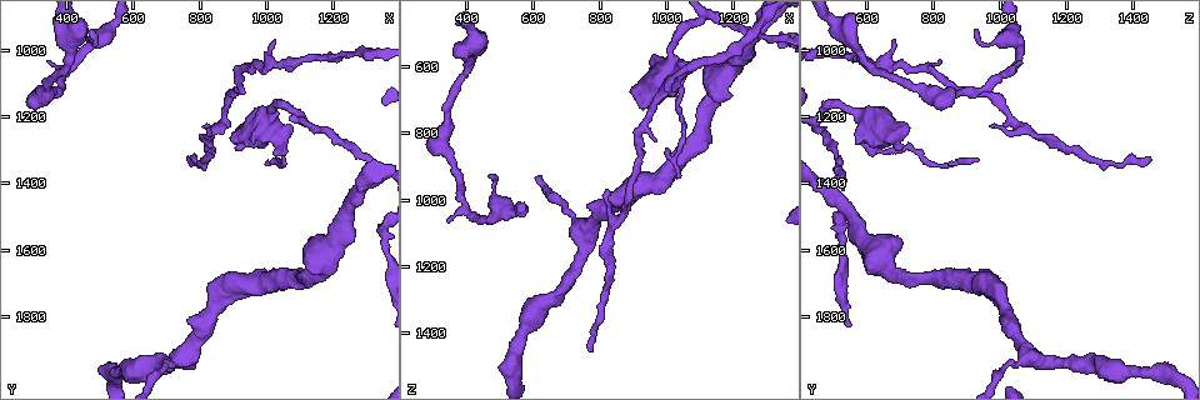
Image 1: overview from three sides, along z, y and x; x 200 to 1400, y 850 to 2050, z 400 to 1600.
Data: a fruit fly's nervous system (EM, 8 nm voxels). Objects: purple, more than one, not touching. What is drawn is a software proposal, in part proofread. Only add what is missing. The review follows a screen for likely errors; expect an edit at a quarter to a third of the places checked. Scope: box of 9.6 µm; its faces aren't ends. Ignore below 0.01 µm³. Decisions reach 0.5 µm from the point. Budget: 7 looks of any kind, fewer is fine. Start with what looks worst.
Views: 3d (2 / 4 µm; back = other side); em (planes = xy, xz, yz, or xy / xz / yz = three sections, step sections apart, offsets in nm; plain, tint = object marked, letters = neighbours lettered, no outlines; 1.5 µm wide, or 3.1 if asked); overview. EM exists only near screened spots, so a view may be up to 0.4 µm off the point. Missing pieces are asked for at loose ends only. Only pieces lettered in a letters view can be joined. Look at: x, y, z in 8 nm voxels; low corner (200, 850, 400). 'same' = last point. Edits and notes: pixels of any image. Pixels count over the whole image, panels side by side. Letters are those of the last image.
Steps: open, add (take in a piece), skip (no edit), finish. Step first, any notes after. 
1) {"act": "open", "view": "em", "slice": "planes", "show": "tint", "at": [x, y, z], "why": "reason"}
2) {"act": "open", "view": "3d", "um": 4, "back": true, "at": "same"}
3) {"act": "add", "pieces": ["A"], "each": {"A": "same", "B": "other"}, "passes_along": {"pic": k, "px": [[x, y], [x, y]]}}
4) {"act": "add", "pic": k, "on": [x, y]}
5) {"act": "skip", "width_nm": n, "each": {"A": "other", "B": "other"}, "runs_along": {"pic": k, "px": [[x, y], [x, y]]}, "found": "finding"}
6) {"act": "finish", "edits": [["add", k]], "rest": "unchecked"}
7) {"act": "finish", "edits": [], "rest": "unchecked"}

{"act": "open", "view": "3d", "um": 4, "at": [760, 1330, 1450], "why": "long arm stops here"}

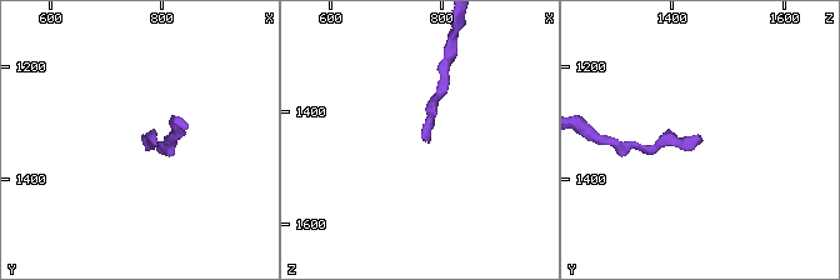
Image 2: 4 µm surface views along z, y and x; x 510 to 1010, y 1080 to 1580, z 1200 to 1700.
{"act": "open", "view": "em", "slice": "planes", "show": "letters", "at": [765, 1330, 1455], "why": "now the EM"}

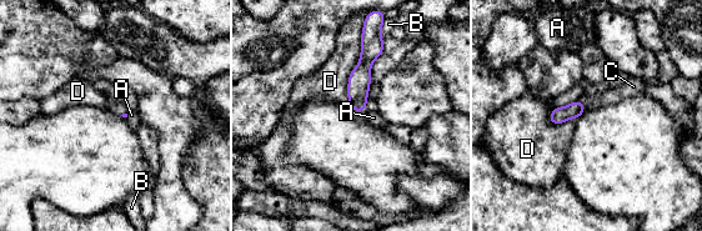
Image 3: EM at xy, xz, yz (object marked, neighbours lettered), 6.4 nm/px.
{"act": "add", "pic": 3, "on": [613, 95], "longest_contact_nm": ["D", 500], "each": {"A": "other", "B": "other", "C": "same", "D": "other"}, "passes_along": {"pic": 3, "px": [[558, 115], [581, 105], [613, 95]]}, "found": "the cell continues"}

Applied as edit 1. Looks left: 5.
{"act": "open", "view": "overview", "why": "redraw"}

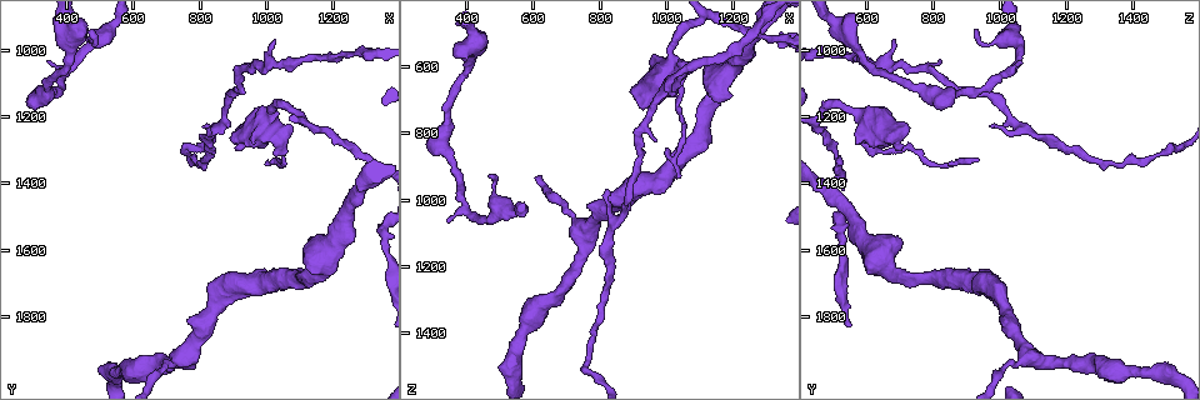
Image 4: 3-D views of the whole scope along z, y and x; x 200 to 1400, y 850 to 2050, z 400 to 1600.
{"act": "open", "view": "em", "slice": "planes", "show": "letters", "at": [910, 1310, 700], "why": "branch stops here"}

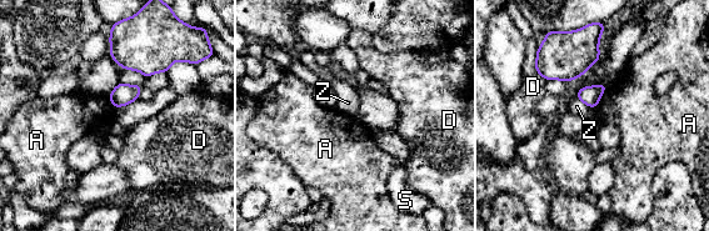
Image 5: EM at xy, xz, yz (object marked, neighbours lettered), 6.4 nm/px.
{"act": "skip", "each": {"A": "other", "D": "other", "S": "other", "Z": "other"}, "border": {"pic": 5, "px": [[608, 86], [594, 108]]}, "found": "no lettered piece goes on from it"}

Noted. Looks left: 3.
{"act": "open", "view": "em", "slice": "planes", "show": "letters", "at": [470, 930, 930], "why": "thin end"}

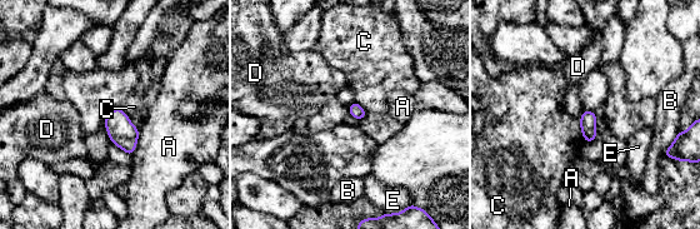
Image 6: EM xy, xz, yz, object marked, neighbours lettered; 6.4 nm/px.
{"act": "skip", "width_nm": 80, "longest_contact_nm": ["C", 190], "each": {"A": "other", "B": "other", "C": "other", "D": "other", "E": "other"}, "found": "none of them fits"}

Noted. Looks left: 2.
{"act": "finish", "edits": [["add", 3]], "rest": "unchecked"}

